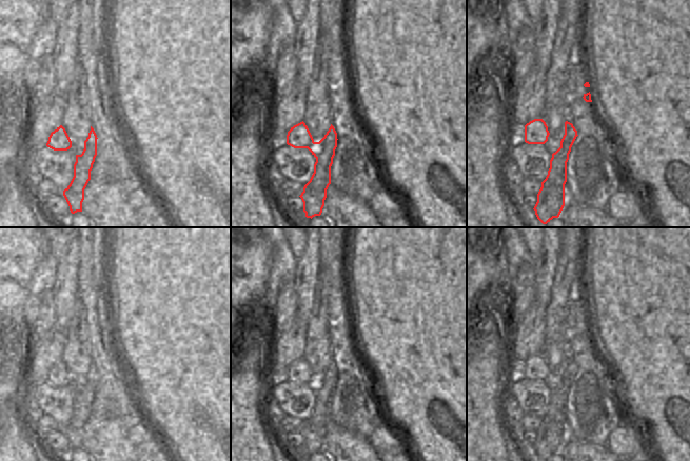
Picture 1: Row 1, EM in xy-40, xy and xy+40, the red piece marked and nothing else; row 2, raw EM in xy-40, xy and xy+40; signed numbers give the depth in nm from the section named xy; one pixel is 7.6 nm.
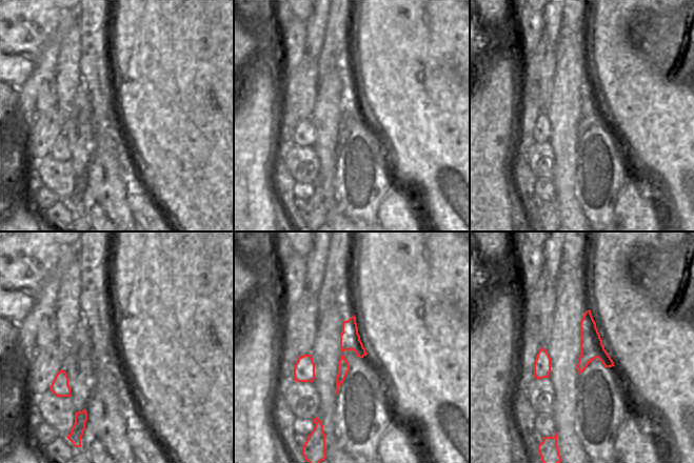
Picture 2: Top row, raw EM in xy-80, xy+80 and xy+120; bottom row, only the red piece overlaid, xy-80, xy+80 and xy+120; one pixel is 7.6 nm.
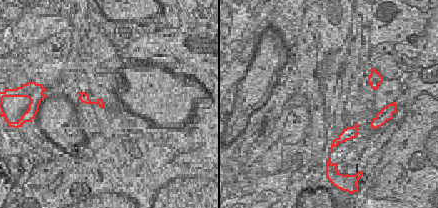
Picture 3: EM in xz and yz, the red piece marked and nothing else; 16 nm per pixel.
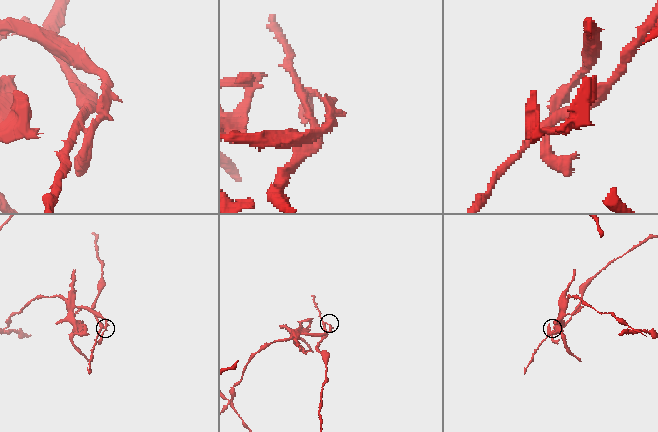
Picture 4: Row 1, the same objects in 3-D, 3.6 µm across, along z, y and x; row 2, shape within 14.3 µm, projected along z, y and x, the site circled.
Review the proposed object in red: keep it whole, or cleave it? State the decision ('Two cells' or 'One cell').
Two cells

